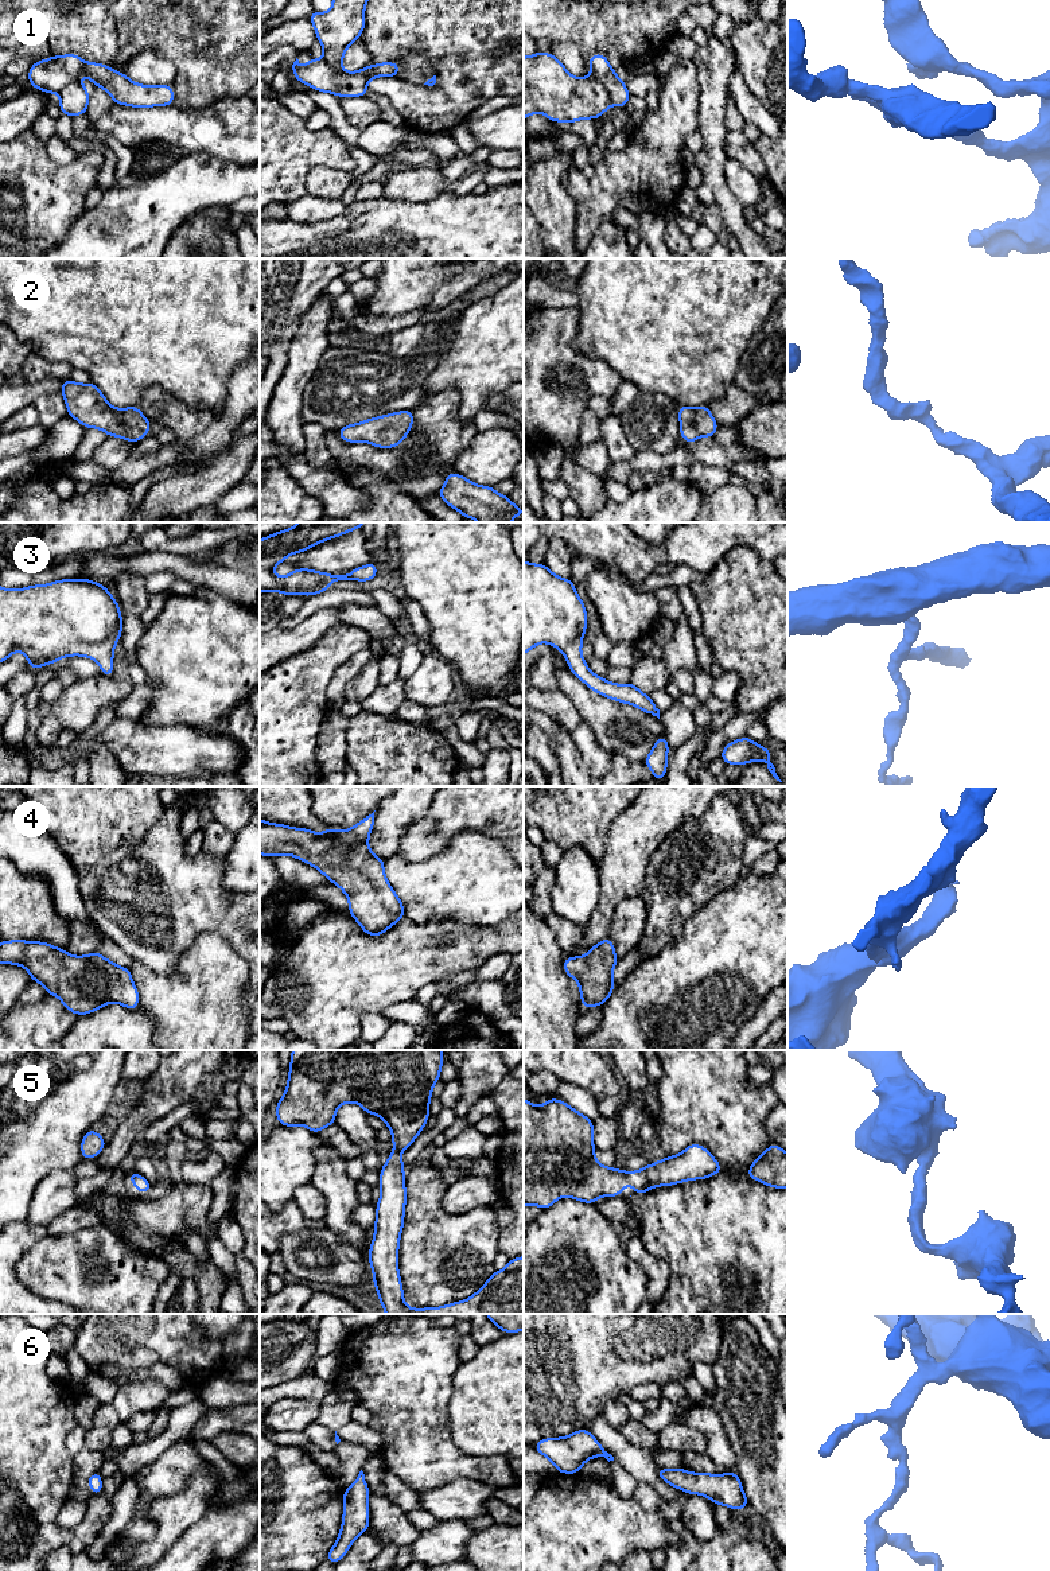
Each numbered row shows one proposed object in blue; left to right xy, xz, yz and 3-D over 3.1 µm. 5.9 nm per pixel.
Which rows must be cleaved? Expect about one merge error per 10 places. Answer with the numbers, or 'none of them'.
none of them

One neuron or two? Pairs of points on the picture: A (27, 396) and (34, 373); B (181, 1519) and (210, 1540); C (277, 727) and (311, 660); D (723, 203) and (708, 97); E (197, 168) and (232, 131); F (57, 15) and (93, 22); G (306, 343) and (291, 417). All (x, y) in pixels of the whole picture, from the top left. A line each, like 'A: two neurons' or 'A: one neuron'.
A: two neurons
B: two neurons
C: one neuron
D: one neuron
E: two neurons
F: one neuron
G: one neuron

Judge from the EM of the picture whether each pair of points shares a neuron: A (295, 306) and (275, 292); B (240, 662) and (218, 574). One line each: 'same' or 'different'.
A: different
B: different

